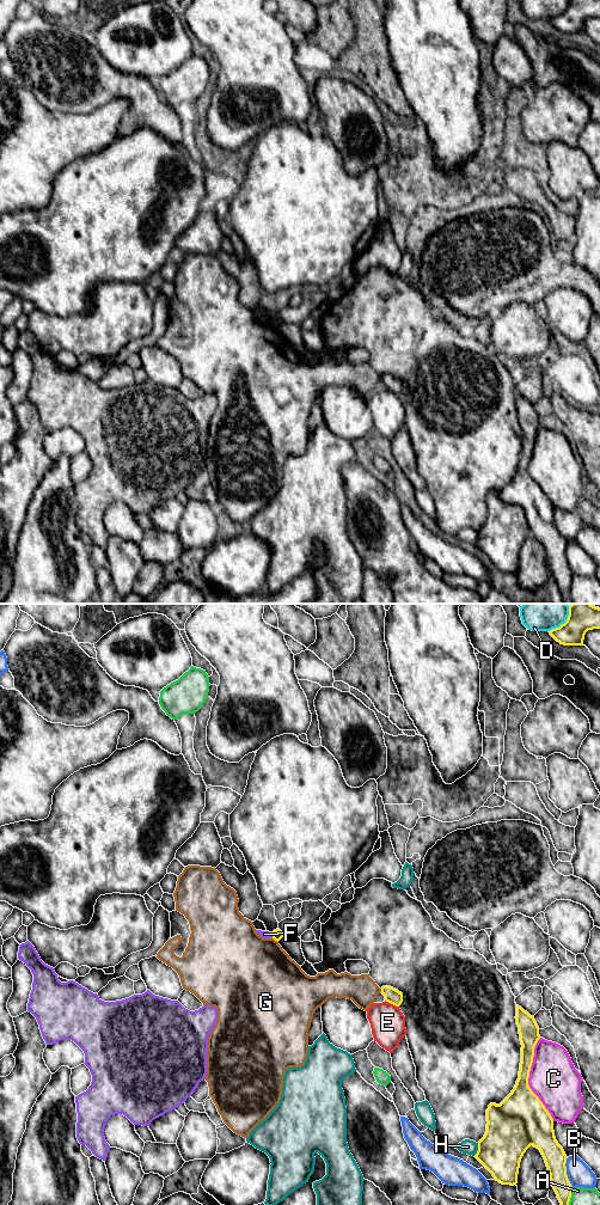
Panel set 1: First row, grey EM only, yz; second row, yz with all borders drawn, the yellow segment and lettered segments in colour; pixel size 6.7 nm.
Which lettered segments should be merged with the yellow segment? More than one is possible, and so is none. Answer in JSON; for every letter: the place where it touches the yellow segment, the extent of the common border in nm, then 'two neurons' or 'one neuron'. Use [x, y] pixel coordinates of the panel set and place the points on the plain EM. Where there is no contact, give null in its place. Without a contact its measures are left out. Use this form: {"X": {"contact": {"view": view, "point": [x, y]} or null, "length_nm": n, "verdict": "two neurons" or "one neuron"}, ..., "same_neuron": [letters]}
{"A": {"contact": {"view": "yz", "point": [569, 588]}, "length_nm": 180, "verdict": "two neurons"}, "B": {"contact": {"view": "yz", "point": [565, 561]}, "length_nm": 220, "verdict": "two neurons"}, "C": {"contact": {"view": "yz", "point": [527, 468]}, "length_nm": 550, "verdict": "two neurons"}, "D": {"contact": {"view": "yz", "point": [562, 12]}, "length_nm": 190, "verdict": "two neurons"}, "E": {"contact": {"view": "yz", "point": [392, 391]}, "length_nm": 110, "verdict": "two neurons"}, "F": {"contact": {"view": "yz", "point": [271, 323]}, "length_nm": 40, "verdict": "two neurons"}, "G": {"contact": {"view": "yz", "point": [275, 328]}, "length_nm": 60, "verdict": "two neurons"}, "H": {"contact": {"view": "yz", "point": [478, 537]}, "length_nm": 90, "verdict": "two neurons"}, "same_neuron": []}

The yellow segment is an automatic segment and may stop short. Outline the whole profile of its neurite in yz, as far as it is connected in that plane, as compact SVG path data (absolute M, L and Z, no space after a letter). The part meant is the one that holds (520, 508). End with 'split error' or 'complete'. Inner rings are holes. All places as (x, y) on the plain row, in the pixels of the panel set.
M519 393L515 406L522 433L519 466L500 493L489 493L486 520L478 530L475 545L496 569L514 574L526 538L531 533L539 537L563 601L571 604L569 589L573 574L567 563L568 545L556 528L551 502L528 473L534 435L540 427L539 415L534 405Z; complete

